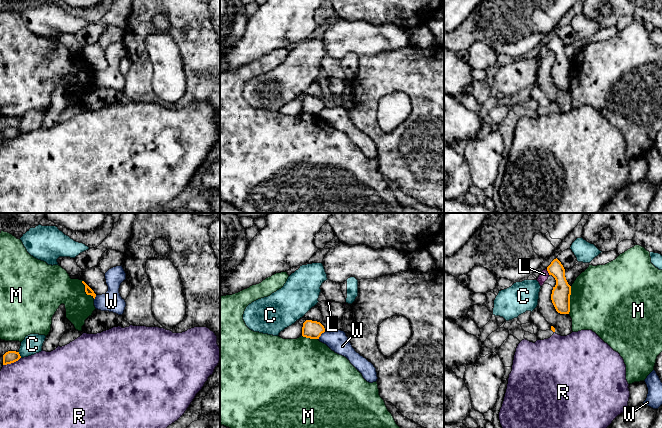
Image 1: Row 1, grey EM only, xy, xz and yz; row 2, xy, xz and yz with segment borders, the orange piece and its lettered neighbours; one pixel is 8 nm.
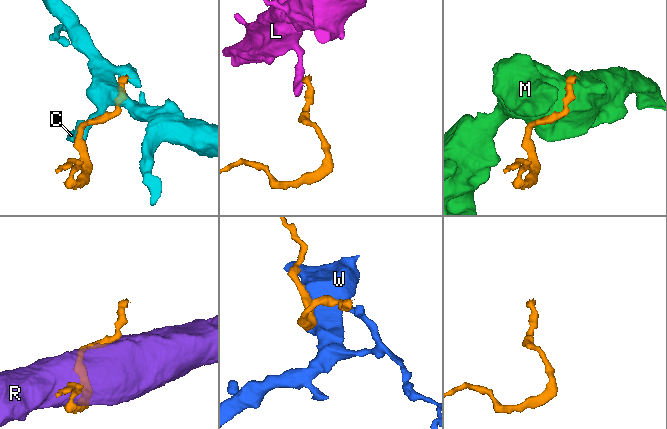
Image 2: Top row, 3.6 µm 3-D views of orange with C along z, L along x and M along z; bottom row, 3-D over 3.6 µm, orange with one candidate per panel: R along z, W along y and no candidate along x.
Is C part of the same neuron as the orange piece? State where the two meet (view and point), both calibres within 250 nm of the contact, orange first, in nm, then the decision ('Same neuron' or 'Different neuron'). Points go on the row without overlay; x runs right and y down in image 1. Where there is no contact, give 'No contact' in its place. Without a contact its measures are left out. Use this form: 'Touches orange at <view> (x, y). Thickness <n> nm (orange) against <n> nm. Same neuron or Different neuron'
Touches orange at xy (19, 130). Thickness 100 nm (orange) against 160 nm. Same neuron

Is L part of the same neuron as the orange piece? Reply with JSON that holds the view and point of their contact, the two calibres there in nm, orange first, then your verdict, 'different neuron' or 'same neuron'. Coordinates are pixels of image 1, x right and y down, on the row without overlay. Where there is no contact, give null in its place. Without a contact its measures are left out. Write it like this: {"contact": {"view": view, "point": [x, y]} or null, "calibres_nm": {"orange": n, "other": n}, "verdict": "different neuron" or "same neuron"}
{"contact": {"view": "yz", "point": [548, 48]}, "calibres_nm": {"orange": 150, "other": 70}, "verdict": "different neuron"}

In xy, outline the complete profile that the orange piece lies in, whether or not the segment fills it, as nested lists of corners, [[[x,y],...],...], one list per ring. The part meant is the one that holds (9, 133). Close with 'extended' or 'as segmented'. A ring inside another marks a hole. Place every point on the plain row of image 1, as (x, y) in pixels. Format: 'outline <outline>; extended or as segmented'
outline [[[30,110],[21,118],[18,128],[8,127],[3,131],[3,141],[11,140],[20,134],[28,133],[42,127],[45,111]]]; extended

